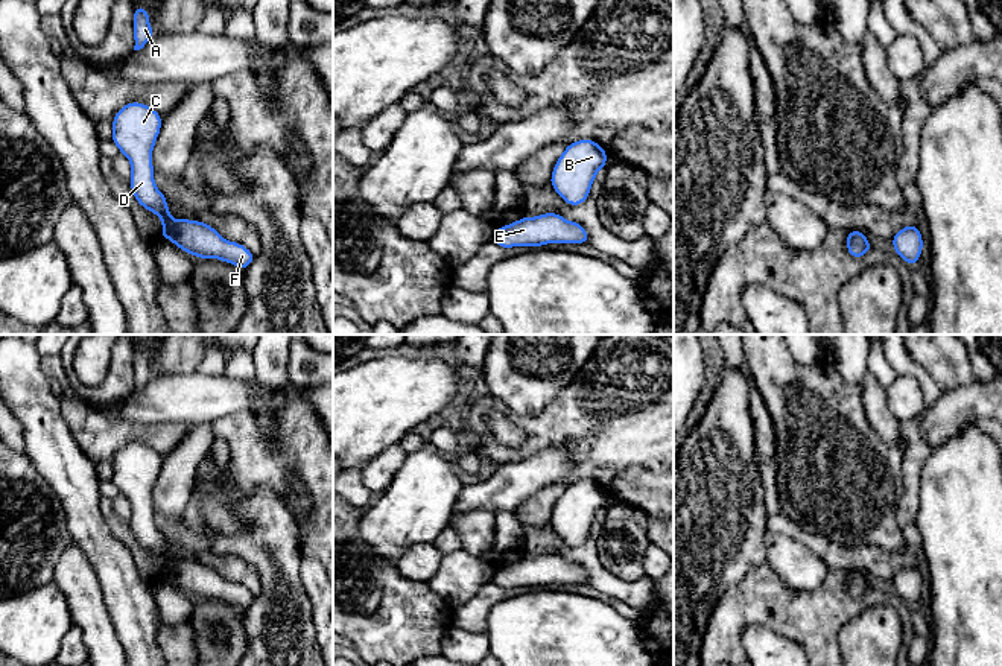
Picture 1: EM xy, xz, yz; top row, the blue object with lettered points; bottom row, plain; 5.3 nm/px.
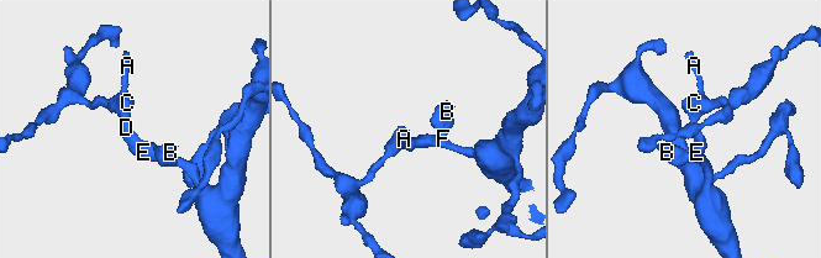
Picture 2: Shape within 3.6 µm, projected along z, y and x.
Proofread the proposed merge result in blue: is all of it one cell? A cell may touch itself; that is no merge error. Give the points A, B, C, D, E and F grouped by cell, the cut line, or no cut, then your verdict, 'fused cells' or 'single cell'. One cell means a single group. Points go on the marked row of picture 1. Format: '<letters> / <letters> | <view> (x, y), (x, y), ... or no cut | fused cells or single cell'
A B C D E F | no cut | single cell

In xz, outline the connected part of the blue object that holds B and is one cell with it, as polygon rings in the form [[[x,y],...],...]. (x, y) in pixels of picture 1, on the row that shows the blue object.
[[[587,138],[573,141],[556,160],[550,186],[567,205],[581,205],[602,167],[607,167],[607,151],[602,146]]]

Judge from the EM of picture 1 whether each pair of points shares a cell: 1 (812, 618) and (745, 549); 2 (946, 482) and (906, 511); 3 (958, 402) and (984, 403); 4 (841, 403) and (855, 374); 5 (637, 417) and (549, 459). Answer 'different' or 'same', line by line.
1: different
2: different
3: same
4: different
5: different

